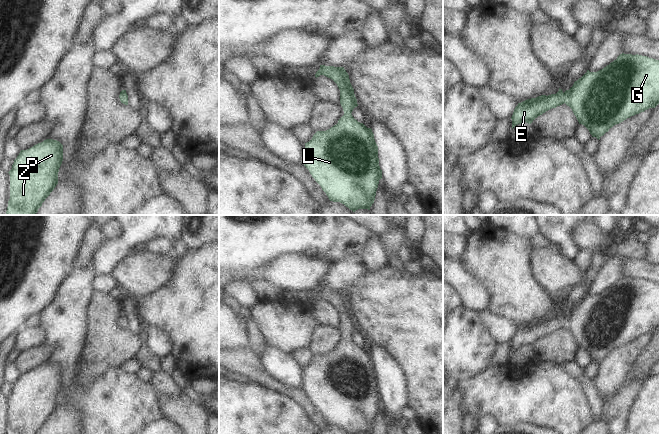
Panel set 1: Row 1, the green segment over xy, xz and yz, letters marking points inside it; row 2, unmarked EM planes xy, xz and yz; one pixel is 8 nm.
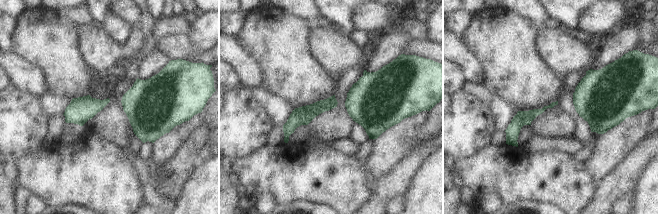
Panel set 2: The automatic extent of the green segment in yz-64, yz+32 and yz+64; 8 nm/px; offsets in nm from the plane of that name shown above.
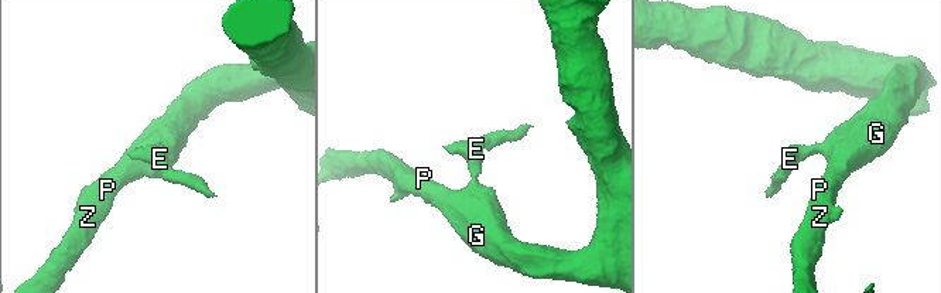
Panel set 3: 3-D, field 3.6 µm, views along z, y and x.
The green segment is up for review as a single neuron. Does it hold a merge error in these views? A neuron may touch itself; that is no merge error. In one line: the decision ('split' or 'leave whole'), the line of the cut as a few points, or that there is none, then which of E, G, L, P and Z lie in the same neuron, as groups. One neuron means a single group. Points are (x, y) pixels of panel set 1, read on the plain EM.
leave whole; cut none; groups E G L P Z

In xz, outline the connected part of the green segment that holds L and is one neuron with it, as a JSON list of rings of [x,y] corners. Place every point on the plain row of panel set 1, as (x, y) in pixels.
[[[320,289],[315,301],[324,299],[332,303],[340,314],[340,328],[344,339],[338,347],[326,355],[317,355],[312,363],[305,367],[304,390],[309,394],[315,405],[321,410],[330,425],[340,426],[350,434],[368,433],[374,427],[379,404],[382,403],[382,394],[379,390],[378,370],[374,363],[371,352],[367,352],[363,347],[358,346],[353,340],[352,335],[358,330],[354,313],[350,307],[349,299],[344,291],[334,291]]]

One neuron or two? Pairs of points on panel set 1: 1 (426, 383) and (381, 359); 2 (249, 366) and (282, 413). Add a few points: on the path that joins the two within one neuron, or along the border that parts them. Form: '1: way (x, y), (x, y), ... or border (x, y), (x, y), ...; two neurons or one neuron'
1: border (392, 353), (401, 364), (407, 376), (410, 395); two neurons
2: border (251, 381), (274, 388), (285, 394); two neurons

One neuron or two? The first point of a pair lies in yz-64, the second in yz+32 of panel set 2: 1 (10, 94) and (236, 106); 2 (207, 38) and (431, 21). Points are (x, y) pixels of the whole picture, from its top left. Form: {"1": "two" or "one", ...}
{"1": "one", "2": "one"}

